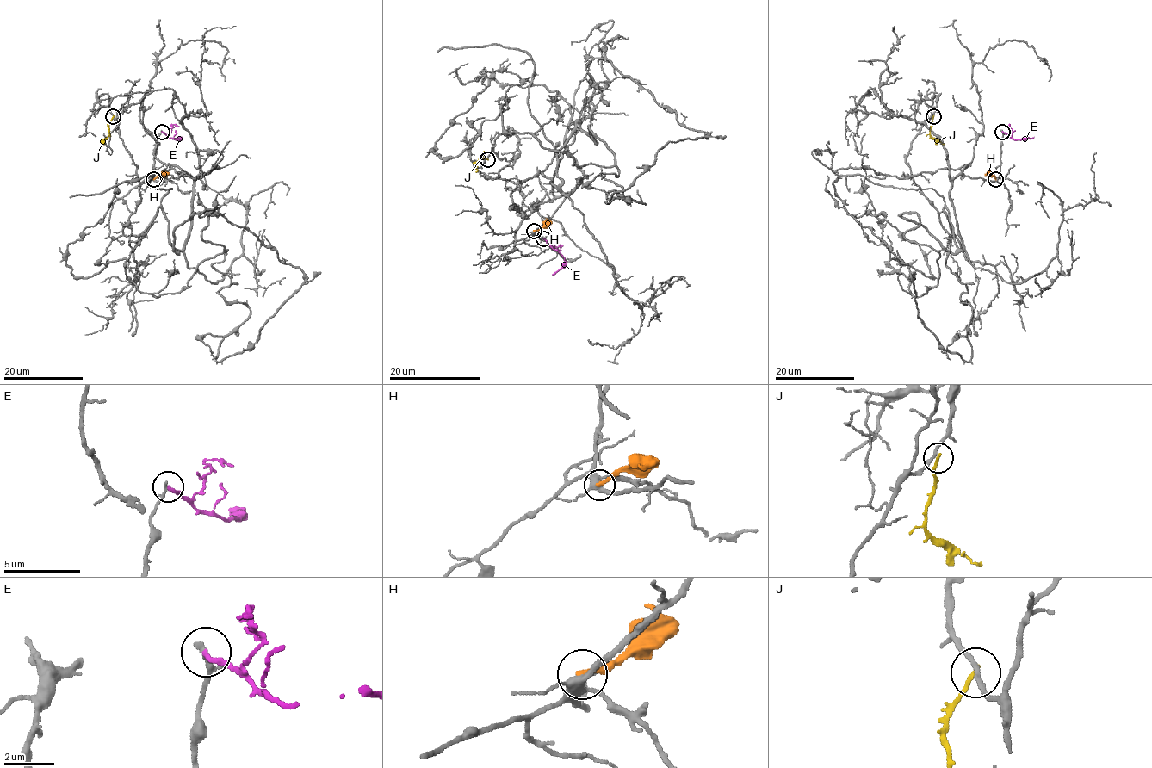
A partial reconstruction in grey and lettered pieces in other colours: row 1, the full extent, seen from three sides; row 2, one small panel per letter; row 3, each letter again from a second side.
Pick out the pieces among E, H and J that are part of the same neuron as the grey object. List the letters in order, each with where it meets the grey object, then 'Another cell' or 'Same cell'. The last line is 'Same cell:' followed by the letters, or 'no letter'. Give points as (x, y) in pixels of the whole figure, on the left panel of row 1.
E: Touches grey at (162, 132). Another cell
H: Touches grey at (153, 179). Another cell
J: Touches grey at (113, 116). Another cell
Same cell: no letter

